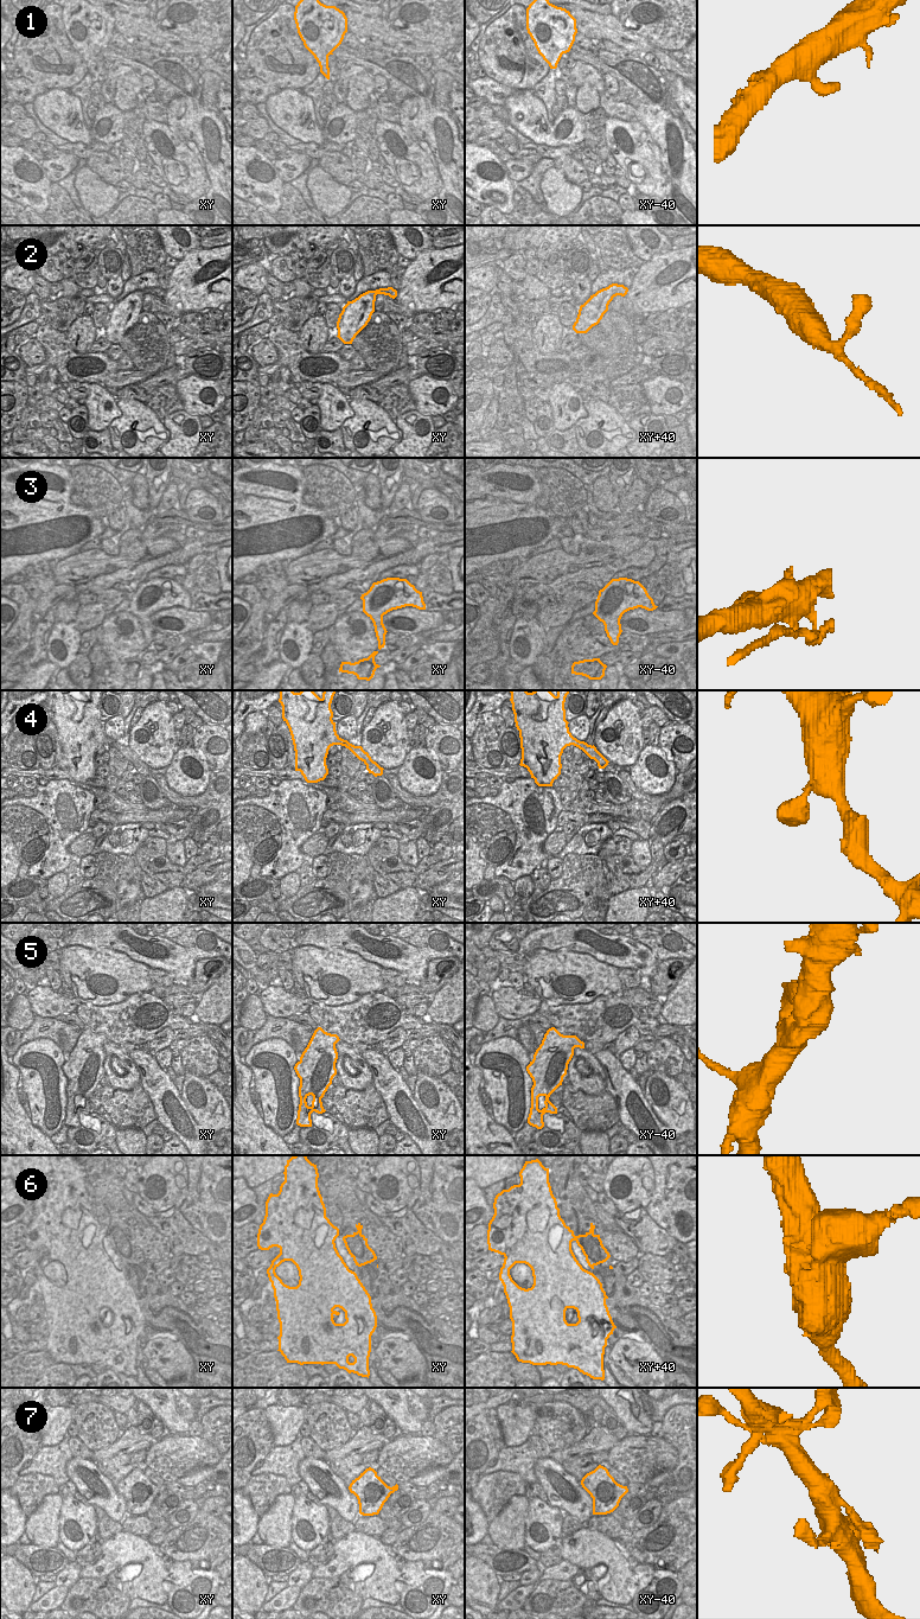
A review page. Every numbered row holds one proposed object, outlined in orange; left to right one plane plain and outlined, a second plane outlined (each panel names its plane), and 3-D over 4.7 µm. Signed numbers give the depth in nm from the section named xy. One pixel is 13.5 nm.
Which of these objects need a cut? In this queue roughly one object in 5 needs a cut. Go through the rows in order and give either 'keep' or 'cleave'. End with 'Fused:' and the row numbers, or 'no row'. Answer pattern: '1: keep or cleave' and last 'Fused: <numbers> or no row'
1: keep
2: keep
3: cleave
4: keep
5: keep
6: cleave
7: keep
Fused: 3, 6

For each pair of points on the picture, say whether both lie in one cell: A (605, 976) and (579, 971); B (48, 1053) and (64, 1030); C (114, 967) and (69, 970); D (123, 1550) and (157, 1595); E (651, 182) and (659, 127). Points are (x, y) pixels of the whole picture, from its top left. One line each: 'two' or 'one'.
A: one
B: two
C: one
D: one
E: two

